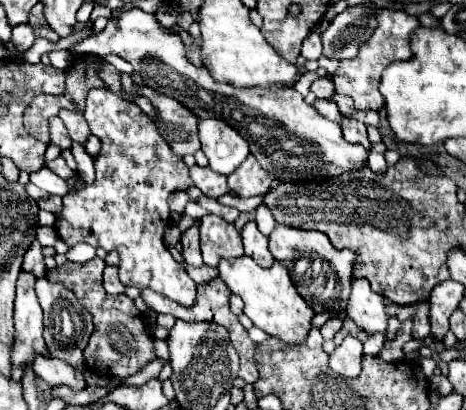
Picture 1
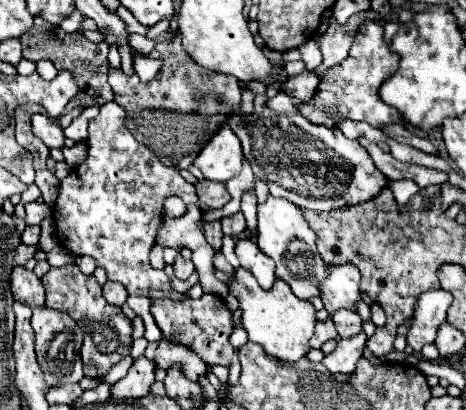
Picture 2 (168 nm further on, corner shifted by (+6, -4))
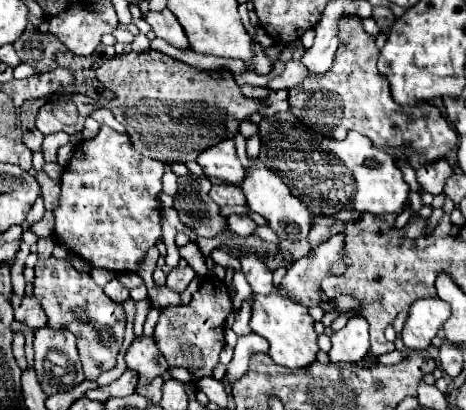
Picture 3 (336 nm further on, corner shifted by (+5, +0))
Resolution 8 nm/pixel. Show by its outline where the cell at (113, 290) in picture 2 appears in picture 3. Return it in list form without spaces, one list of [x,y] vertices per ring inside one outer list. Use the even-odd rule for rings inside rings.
[[[116,278],[104,286],[104,292],[118,304],[122,304],[122,302],[126,302],[130,298],[130,290],[126,286],[122,286]]]

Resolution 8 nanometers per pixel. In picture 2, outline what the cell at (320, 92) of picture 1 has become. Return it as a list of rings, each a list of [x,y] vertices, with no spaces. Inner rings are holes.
[[[303,72],[299,76],[291,76],[285,82],[283,90],[289,92],[291,96],[299,98],[301,102],[309,102],[317,92],[317,84],[319,84],[319,78],[313,72]]]

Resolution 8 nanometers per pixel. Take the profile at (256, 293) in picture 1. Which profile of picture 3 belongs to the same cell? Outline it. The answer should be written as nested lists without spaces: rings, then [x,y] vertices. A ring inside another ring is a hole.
[[[274,288],[270,296],[254,296],[250,326],[256,334],[264,336],[270,342],[268,354],[276,364],[298,370],[298,368],[308,368],[316,360],[316,354],[320,350],[316,342],[318,334],[314,332],[314,320],[308,314],[308,308],[280,296],[278,288]]]

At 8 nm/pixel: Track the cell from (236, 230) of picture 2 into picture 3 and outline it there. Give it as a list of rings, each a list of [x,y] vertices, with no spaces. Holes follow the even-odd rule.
[[[232,214],[232,216],[228,216],[228,220],[230,220],[230,230],[236,232],[238,236],[252,236],[256,230],[256,222],[248,216]]]

